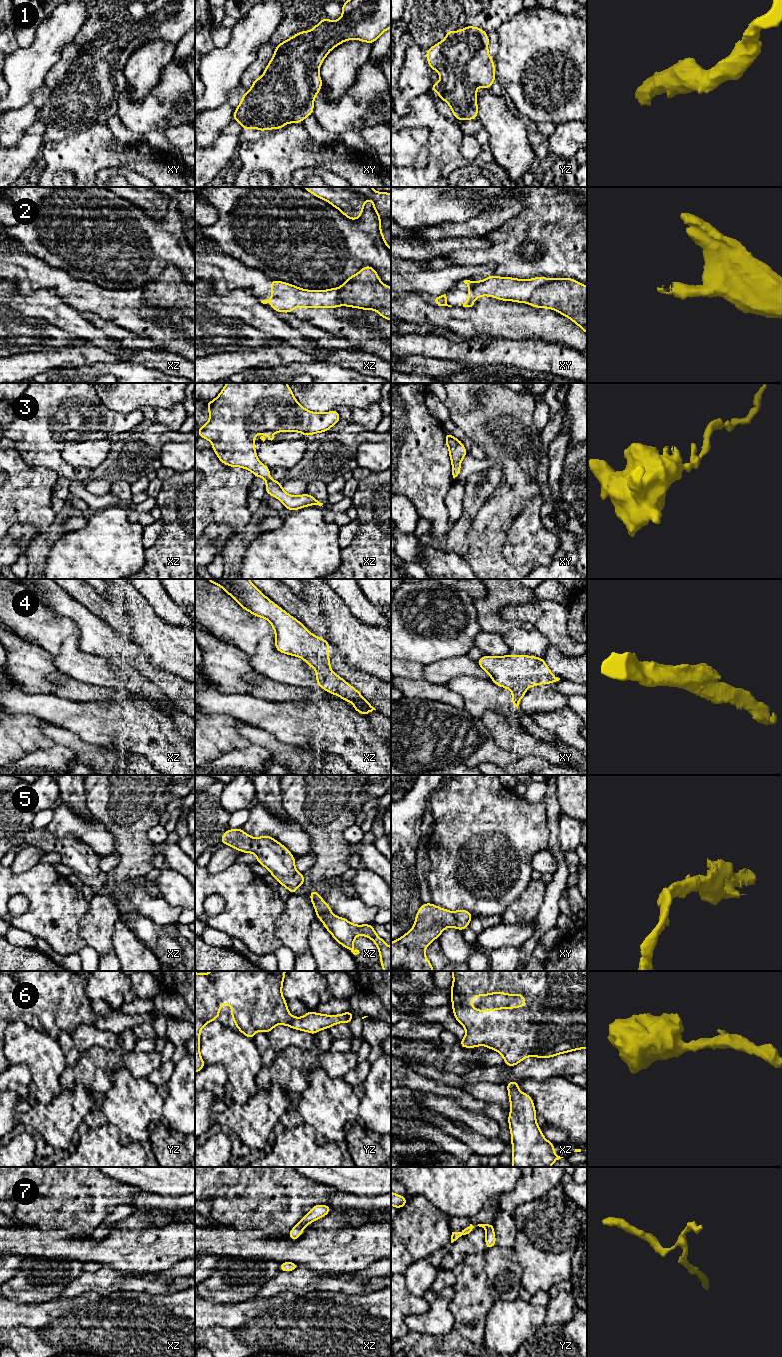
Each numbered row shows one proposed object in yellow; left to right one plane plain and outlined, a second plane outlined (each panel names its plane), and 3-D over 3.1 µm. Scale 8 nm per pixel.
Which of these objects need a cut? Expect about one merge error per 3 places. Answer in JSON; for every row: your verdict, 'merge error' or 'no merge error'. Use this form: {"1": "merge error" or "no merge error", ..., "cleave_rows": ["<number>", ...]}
{"1": "no merge error", "2": "merge error", "3": "no merge error", "4": "merge error", "5": "no merge error", "6": "no merge error", "7": "no merge error", "cleave_rows": ["2", "4"]}

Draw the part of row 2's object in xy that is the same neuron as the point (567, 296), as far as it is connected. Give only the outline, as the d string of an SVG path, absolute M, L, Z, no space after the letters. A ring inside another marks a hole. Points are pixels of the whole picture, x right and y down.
M572 278L549 279L531 295L528 304L557 311L587 334L587 286Z

